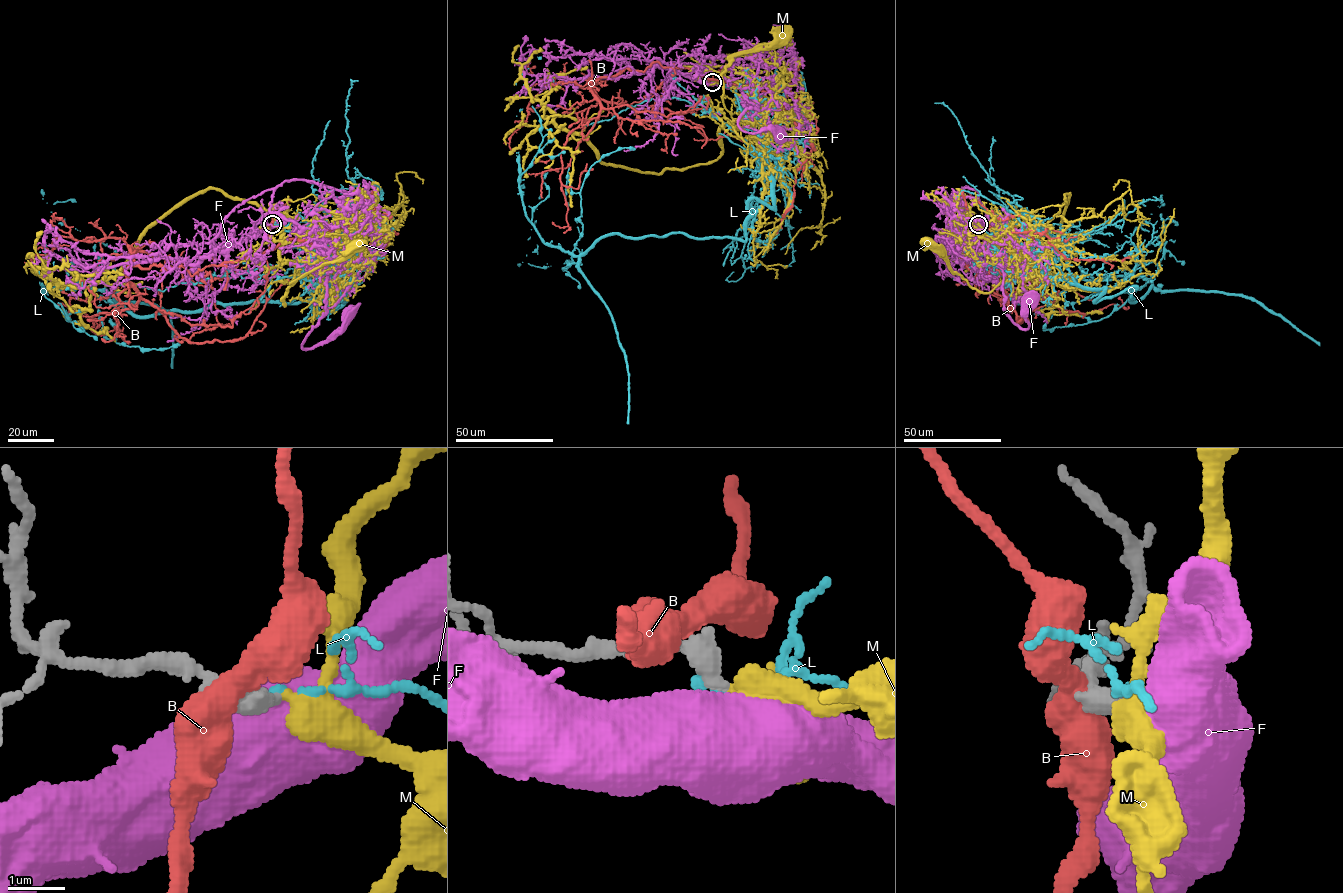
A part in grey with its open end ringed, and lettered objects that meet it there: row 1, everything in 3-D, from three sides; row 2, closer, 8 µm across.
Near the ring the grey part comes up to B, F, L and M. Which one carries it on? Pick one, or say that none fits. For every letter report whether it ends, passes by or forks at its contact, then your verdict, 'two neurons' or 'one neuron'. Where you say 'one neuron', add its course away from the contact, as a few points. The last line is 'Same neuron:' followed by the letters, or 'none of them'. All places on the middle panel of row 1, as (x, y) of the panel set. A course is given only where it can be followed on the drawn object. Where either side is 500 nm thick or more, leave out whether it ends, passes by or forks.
B: two neurons
F: two neurons
L: it ends there; two neurons
M: it passes by; one neuron; it runs (712, 82), (765, 101), (775, 112), (771, 122), (733, 119), (722, 74), (733, 57), (782, 32)
Same neuron: M

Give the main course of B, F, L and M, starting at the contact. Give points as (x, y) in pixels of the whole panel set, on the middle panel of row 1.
B: (710, 80), (657, 62), (589, 80), (622, 118), (683, 122), (707, 140), (743, 142)
F: (712, 82), (736, 85), (758, 103), (740, 117), (743, 131), (777, 134)
L: (711, 82), (736, 88), (772, 179), (745, 241), (546, 245), (519, 182), (542, 136), (522, 74), (520, 112)
M: (712, 82), (765, 101), (775, 112), (771, 122), (733, 119), (722, 74), (733, 57), (782, 32)

